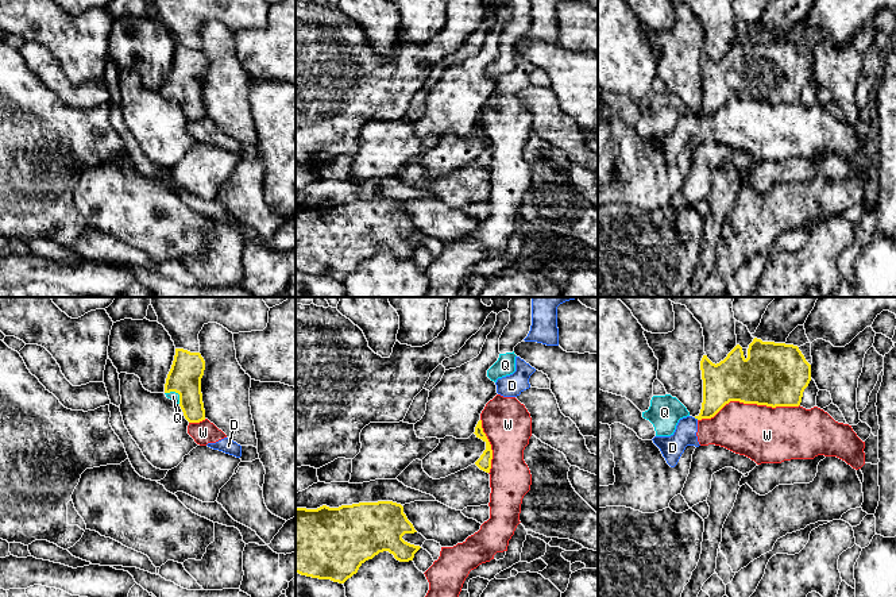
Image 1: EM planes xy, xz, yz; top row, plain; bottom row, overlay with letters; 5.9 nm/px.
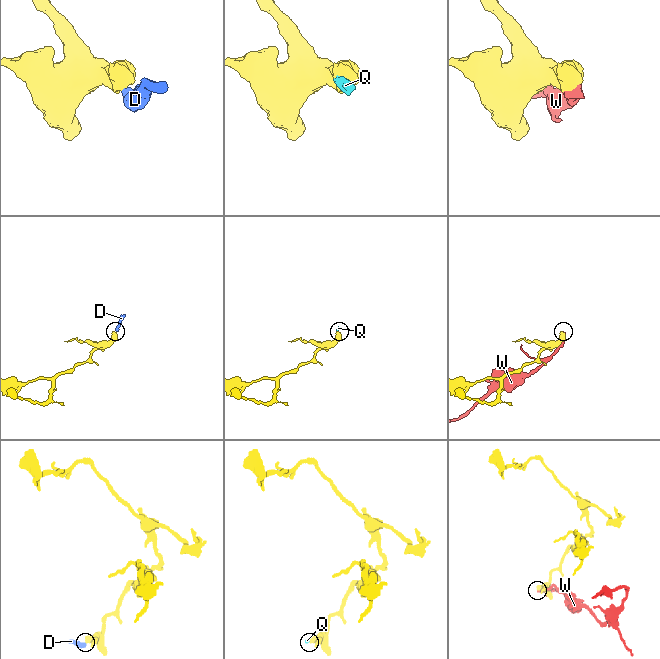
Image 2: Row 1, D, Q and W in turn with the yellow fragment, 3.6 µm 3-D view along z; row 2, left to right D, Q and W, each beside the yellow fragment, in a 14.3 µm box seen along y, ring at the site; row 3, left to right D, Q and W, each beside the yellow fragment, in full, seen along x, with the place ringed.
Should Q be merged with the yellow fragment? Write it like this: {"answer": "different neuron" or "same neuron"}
{"answer": "same neuron"}

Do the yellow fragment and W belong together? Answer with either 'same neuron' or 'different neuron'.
different neuron

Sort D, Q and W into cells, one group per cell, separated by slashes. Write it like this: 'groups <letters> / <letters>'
groups D W / Q

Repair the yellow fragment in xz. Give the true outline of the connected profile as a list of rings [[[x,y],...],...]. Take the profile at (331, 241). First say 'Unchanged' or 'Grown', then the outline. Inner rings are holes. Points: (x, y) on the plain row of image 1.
Unchanged. [[[393,199],[359,200],[329,205],[323,203],[317,207],[296,205],[296,270],[318,277],[331,277],[344,281],[358,270],[359,265],[368,257],[383,249],[389,249],[399,259],[413,258],[421,246],[402,236],[405,231],[417,230],[403,211],[403,204]]]

